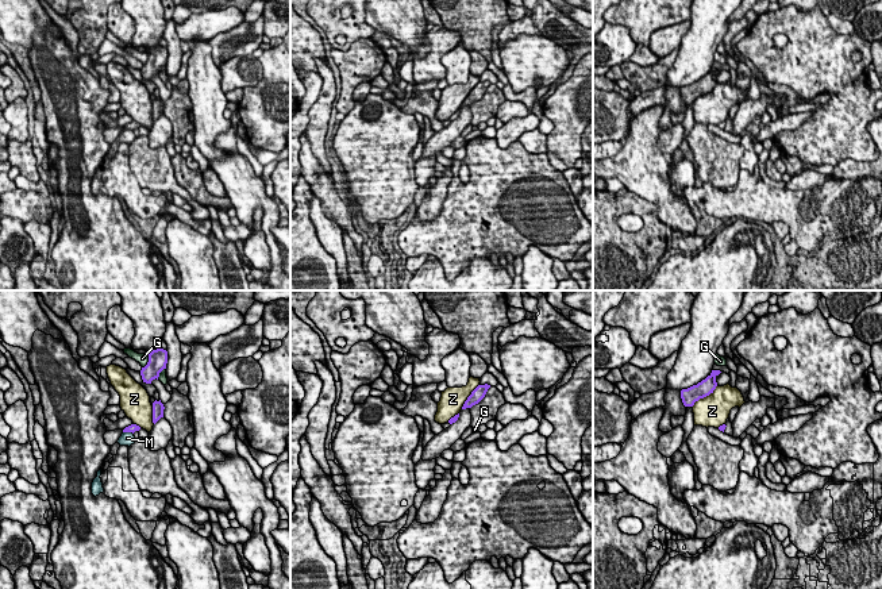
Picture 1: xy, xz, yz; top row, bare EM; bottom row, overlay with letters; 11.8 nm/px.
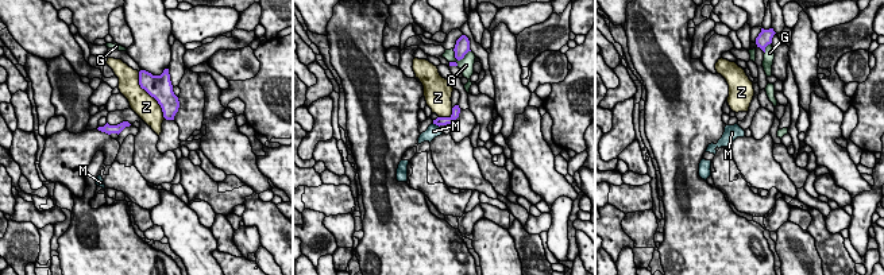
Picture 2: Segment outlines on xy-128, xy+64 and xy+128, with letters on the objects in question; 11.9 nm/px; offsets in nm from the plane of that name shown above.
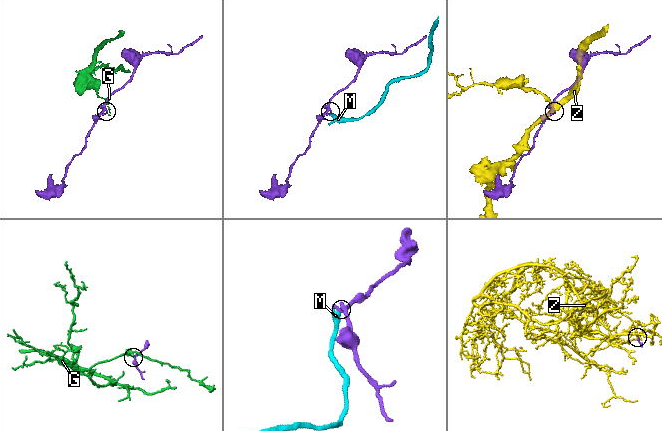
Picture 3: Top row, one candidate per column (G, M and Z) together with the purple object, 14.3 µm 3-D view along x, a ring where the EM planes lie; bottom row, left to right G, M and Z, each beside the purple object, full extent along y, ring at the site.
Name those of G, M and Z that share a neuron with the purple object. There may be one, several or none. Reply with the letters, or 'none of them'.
none of them

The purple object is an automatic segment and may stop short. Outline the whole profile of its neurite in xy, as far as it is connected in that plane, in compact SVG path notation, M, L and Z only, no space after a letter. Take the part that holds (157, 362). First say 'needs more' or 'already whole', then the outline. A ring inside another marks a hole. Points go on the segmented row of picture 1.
already whole; M157 349L150 351L149 354L149 362L145 367L140 370L140 376L143 382L151 384L153 380L158 380L159 373L166 369L167 363L167 351L163 349Z

